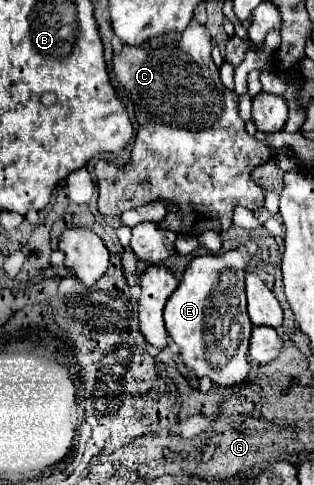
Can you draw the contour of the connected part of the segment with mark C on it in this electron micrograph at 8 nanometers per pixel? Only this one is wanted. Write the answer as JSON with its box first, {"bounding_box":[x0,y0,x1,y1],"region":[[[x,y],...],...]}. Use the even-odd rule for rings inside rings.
{"bounding_box":[95,19,269,237],"region":[[[193,19],[185,31],[165,33],[163,37],[145,41],[137,47],[125,45],[113,57],[113,73],[135,105],[135,119],[139,127],[125,165],[95,165],[101,215],[121,215],[127,209],[141,207],[163,197],[177,205],[177,209],[171,209],[169,217],[159,225],[179,235],[197,237],[205,229],[227,231],[233,225],[231,215],[235,205],[243,205],[247,209],[263,207],[265,193],[253,183],[251,171],[269,159],[269,149],[255,137],[247,135],[245,123],[237,113],[239,97],[235,91],[223,87],[219,69],[211,59],[211,49],[213,41],[209,31]]]}

